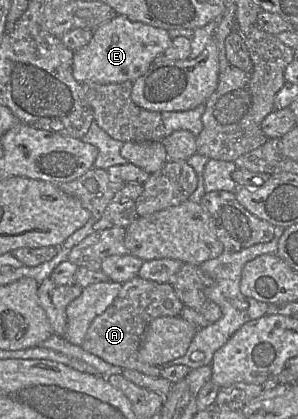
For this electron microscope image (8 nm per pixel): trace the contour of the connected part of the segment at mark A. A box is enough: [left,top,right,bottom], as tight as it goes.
[80,278,183,377]

